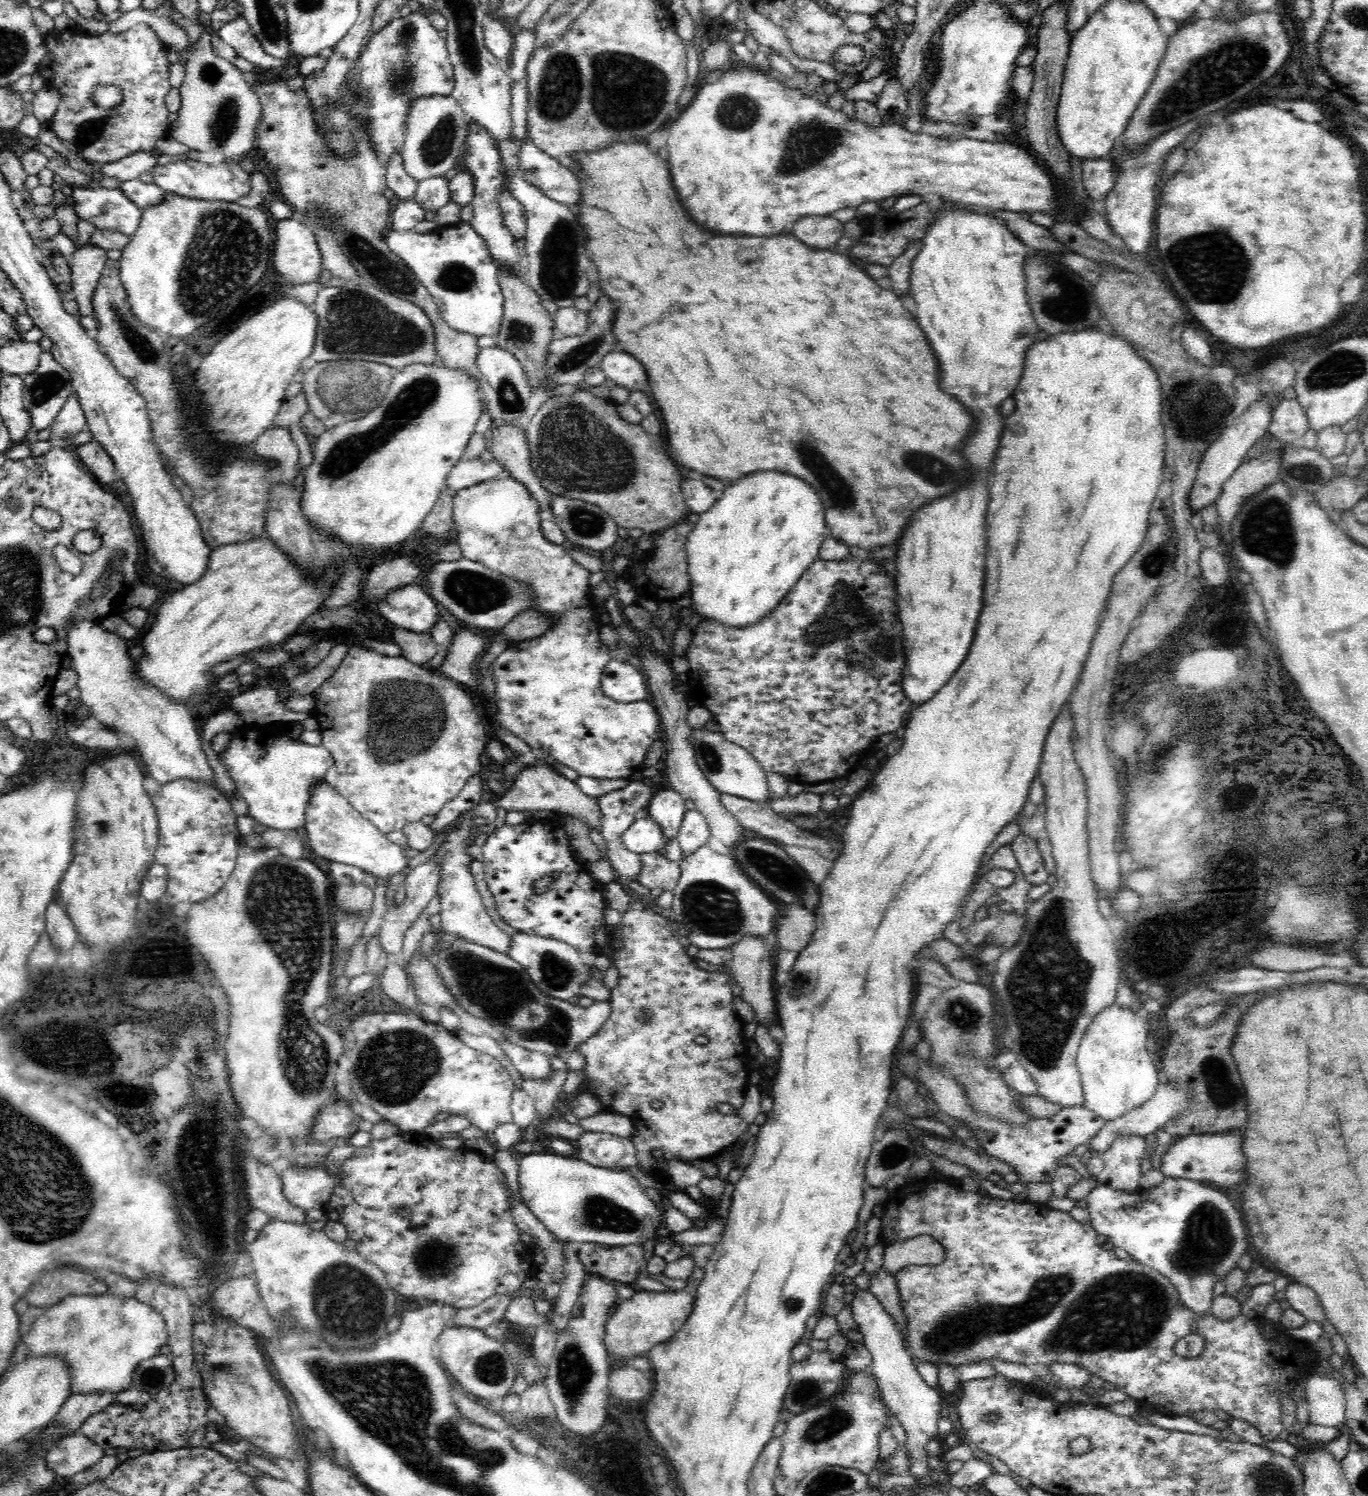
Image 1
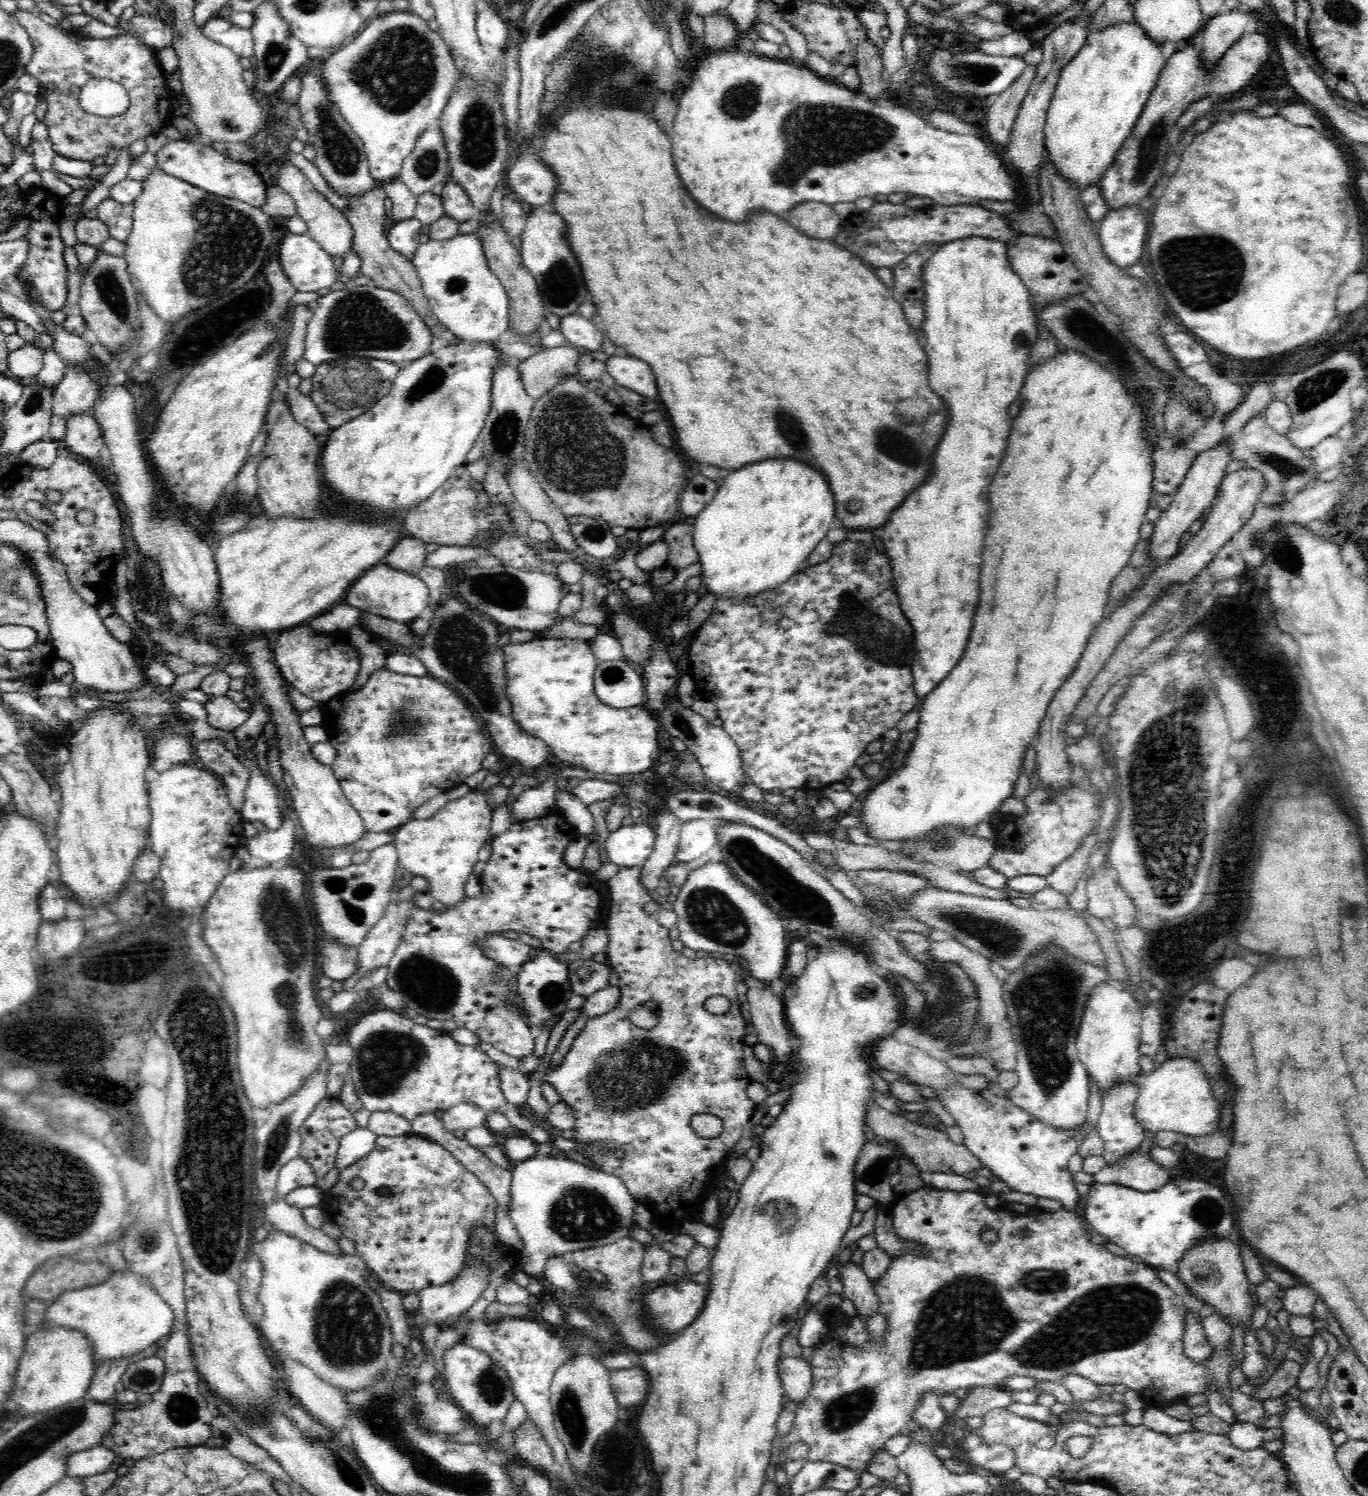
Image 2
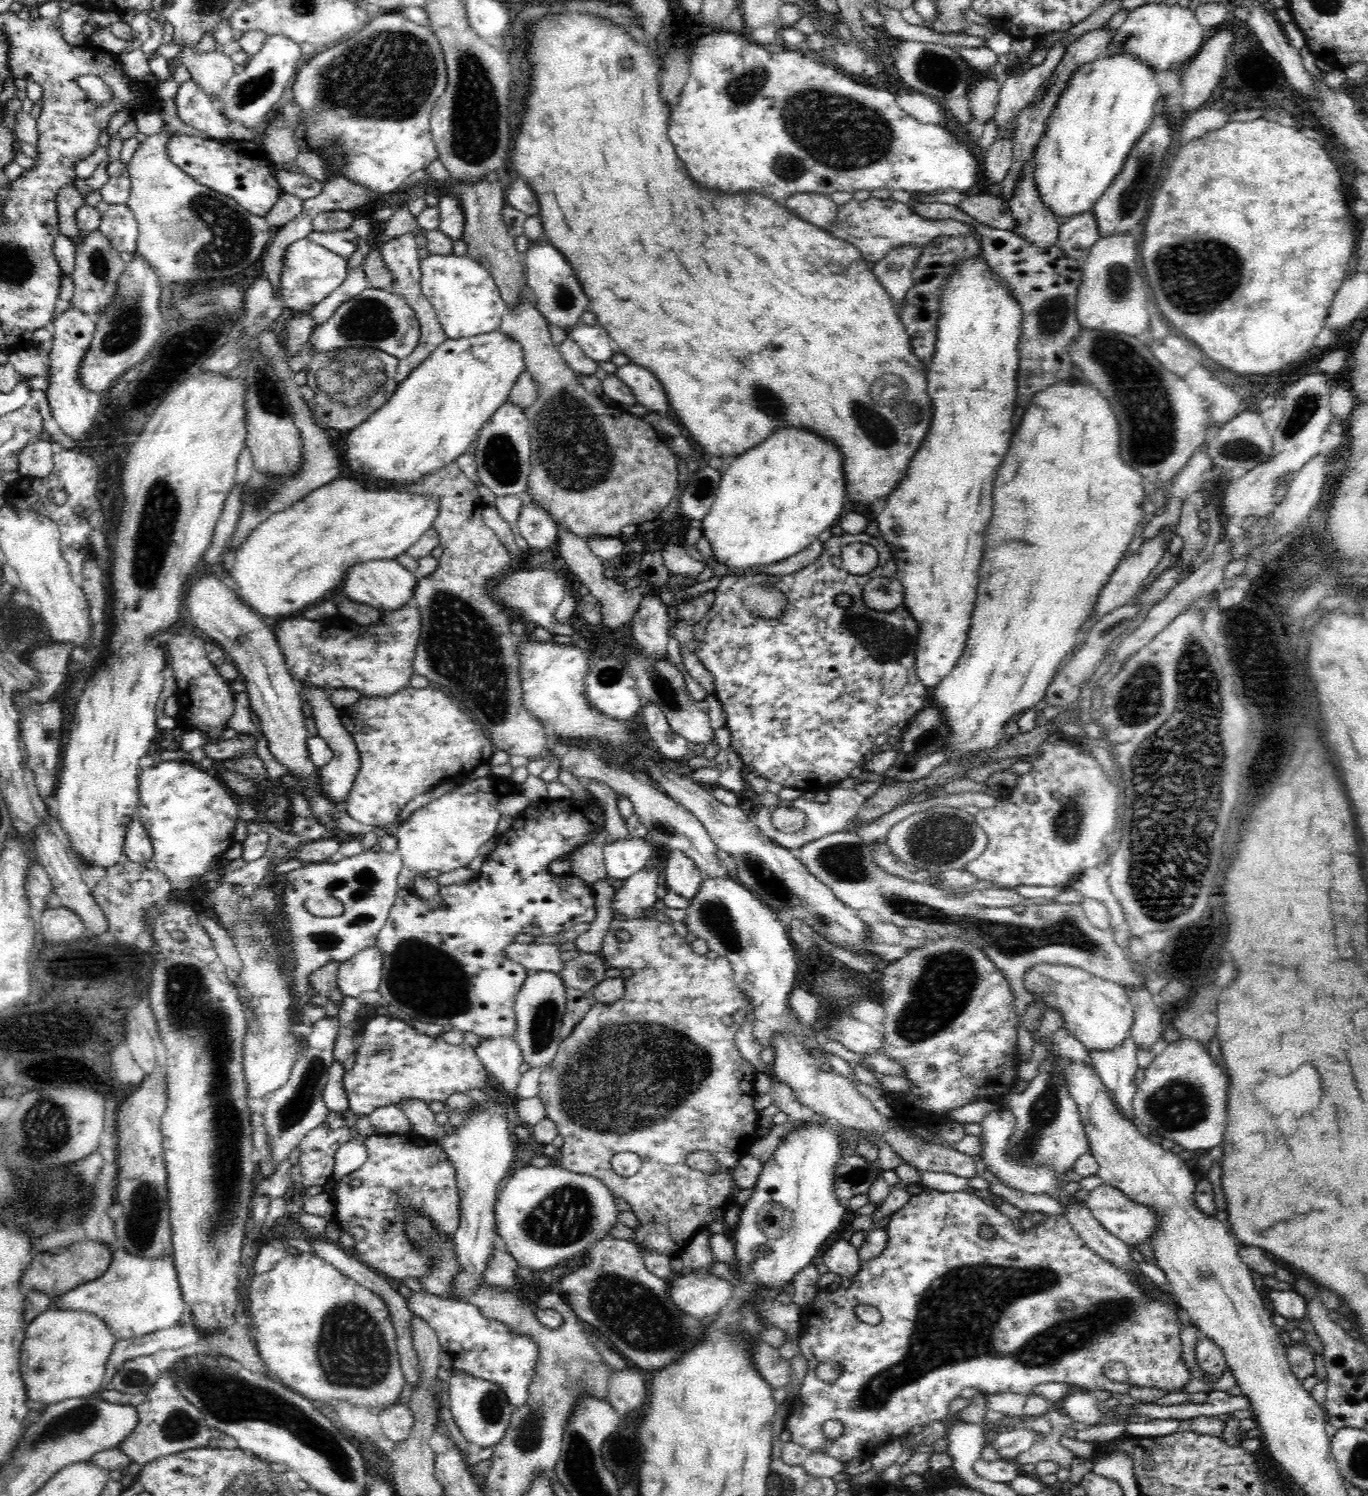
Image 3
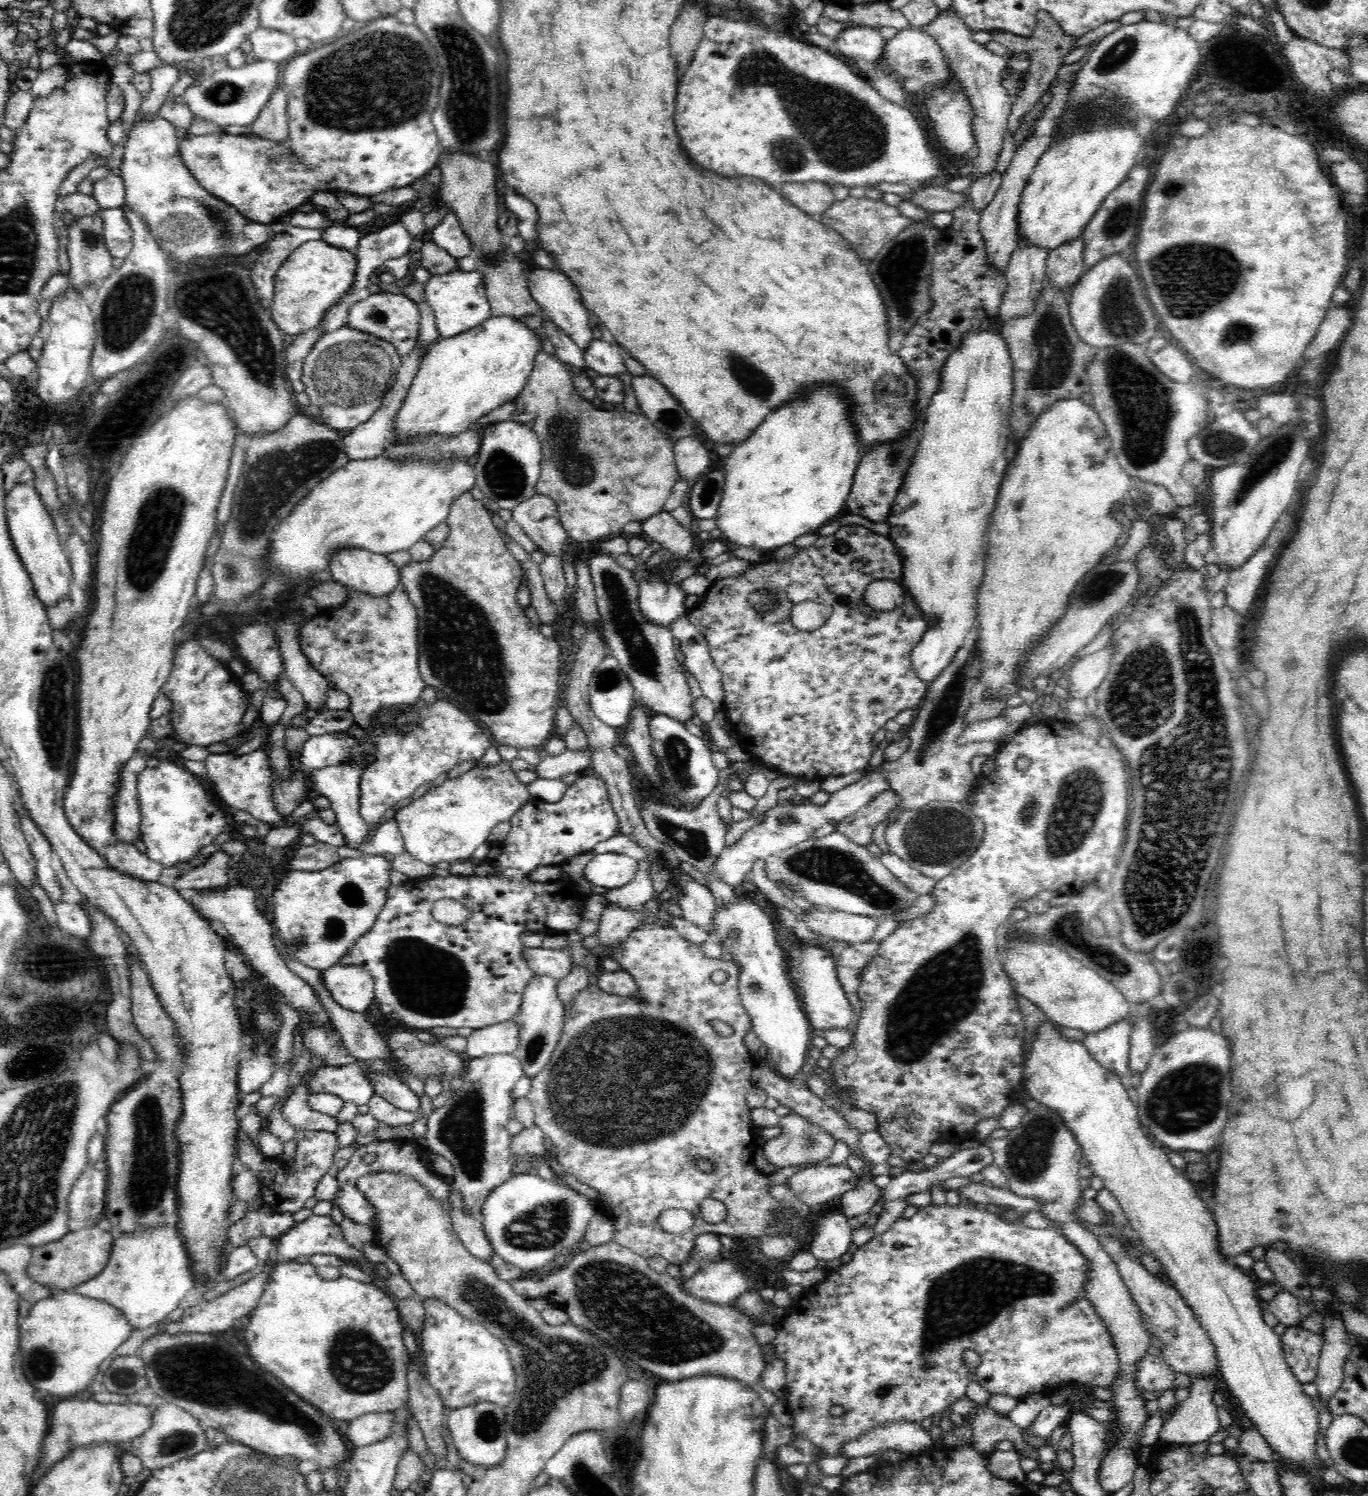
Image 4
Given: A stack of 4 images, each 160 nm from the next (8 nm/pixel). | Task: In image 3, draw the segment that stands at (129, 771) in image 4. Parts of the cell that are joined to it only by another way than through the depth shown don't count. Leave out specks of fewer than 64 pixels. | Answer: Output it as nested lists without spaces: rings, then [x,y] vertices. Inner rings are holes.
[[[138,816],[132,818],[126,830],[126,842],[124,842],[124,854],[132,861],[146,866],[154,856],[154,847],[145,826]]]

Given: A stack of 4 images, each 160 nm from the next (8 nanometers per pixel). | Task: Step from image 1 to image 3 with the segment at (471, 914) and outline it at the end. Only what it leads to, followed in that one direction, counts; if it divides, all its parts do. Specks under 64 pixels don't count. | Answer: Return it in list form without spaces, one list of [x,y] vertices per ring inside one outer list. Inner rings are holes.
[[[490,774],[456,784],[456,788],[449,793],[415,810],[396,833],[397,852],[403,862],[397,882],[399,888],[412,889],[418,872],[438,870],[444,874],[467,867],[478,856],[479,849],[495,838],[500,817],[510,815],[516,818],[530,802],[510,779]],[[518,943],[508,945],[505,955],[528,971],[546,971],[558,974],[564,966],[560,958],[563,948],[555,944]]]

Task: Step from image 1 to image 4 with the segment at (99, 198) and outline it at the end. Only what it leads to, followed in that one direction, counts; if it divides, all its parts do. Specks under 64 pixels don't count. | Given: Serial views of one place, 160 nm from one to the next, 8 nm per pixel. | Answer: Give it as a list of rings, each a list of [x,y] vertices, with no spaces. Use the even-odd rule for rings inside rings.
[[[110,208],[99,213],[103,220],[104,240],[112,258],[125,259],[133,249],[133,232],[123,208]]]

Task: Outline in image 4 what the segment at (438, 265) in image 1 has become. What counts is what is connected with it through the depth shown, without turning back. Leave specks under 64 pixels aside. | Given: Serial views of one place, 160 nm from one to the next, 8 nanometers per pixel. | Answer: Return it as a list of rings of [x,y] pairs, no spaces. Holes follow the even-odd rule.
[[[456,268],[448,274],[440,274],[440,276],[431,274],[430,279],[423,287],[425,288],[426,301],[434,309],[440,338],[452,338],[480,326],[484,320],[490,318],[490,301],[486,298],[482,278],[482,272],[479,272],[478,269],[472,270],[472,272],[463,272]]]

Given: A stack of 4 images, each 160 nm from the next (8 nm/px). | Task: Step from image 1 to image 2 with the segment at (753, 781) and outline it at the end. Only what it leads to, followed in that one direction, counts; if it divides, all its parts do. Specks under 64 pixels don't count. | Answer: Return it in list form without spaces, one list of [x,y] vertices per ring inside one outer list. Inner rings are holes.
[[[676,690],[669,695],[674,698],[668,701],[661,718],[658,718],[659,726],[662,725],[662,728],[664,728],[671,737],[682,740],[690,750],[691,756],[698,760],[707,778],[704,789],[720,794],[739,792],[740,788],[749,780],[746,773],[744,773],[741,753],[738,746],[734,743],[734,740],[728,736],[723,726],[718,727],[712,725],[710,720],[700,716],[700,714],[696,714],[691,707],[681,707]]]

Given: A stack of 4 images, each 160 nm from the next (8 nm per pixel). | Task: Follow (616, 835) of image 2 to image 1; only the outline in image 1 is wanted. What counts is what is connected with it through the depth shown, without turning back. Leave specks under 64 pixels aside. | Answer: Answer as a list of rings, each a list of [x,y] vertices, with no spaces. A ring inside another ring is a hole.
[[[647,816],[636,819],[624,834],[622,843],[628,851],[637,855],[647,852],[657,852],[664,845],[662,827],[656,823],[654,818]]]

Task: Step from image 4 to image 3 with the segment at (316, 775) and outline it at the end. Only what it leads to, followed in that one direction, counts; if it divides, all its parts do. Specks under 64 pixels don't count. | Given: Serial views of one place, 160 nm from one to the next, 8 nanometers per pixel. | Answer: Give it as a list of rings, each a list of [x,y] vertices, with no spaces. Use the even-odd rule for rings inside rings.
[[[304,687],[302,693],[303,700],[308,701],[312,707],[312,717],[317,724],[317,734],[322,737],[331,747],[333,758],[326,766],[320,768],[318,772],[318,783],[322,787],[322,791],[334,801],[334,805],[338,811],[346,810],[345,800],[348,791],[352,788],[353,780],[356,778],[360,764],[360,753],[354,742],[353,736],[346,730],[340,720],[340,709],[336,708],[329,699],[330,692],[314,687]]]

